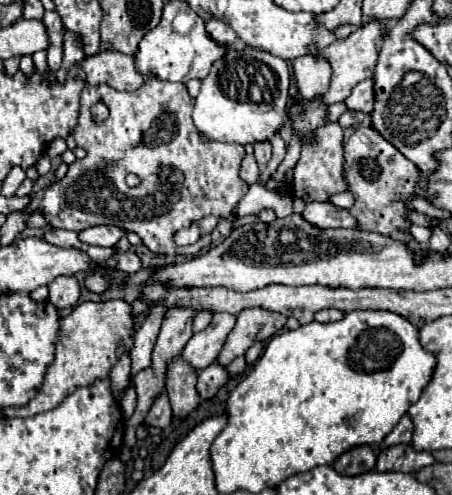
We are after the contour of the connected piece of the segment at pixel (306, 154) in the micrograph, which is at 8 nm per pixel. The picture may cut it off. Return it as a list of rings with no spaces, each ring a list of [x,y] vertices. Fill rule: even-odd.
[[[327,123],[305,137],[301,157],[293,169],[291,195],[303,199],[305,203],[311,203],[311,201],[323,203],[331,195],[343,193],[343,191],[347,191],[345,179],[343,179],[343,129],[339,127],[339,123]]]

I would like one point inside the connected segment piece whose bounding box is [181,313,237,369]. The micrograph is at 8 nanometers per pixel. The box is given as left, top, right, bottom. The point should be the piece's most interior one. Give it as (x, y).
(202, 350)

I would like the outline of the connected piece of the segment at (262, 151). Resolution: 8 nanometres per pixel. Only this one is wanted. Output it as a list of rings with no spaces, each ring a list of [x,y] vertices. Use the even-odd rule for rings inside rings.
[[[261,143],[261,145],[253,145],[255,149],[255,159],[259,167],[265,167],[271,159],[271,143]]]

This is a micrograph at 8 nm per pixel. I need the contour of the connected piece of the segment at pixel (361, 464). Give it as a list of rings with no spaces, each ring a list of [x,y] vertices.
[[[361,445],[361,447],[353,447],[351,451],[343,453],[335,463],[333,463],[333,469],[341,475],[361,475],[361,473],[367,473],[369,469],[375,469],[375,461],[377,461],[377,455],[373,451],[373,447],[369,445]]]

